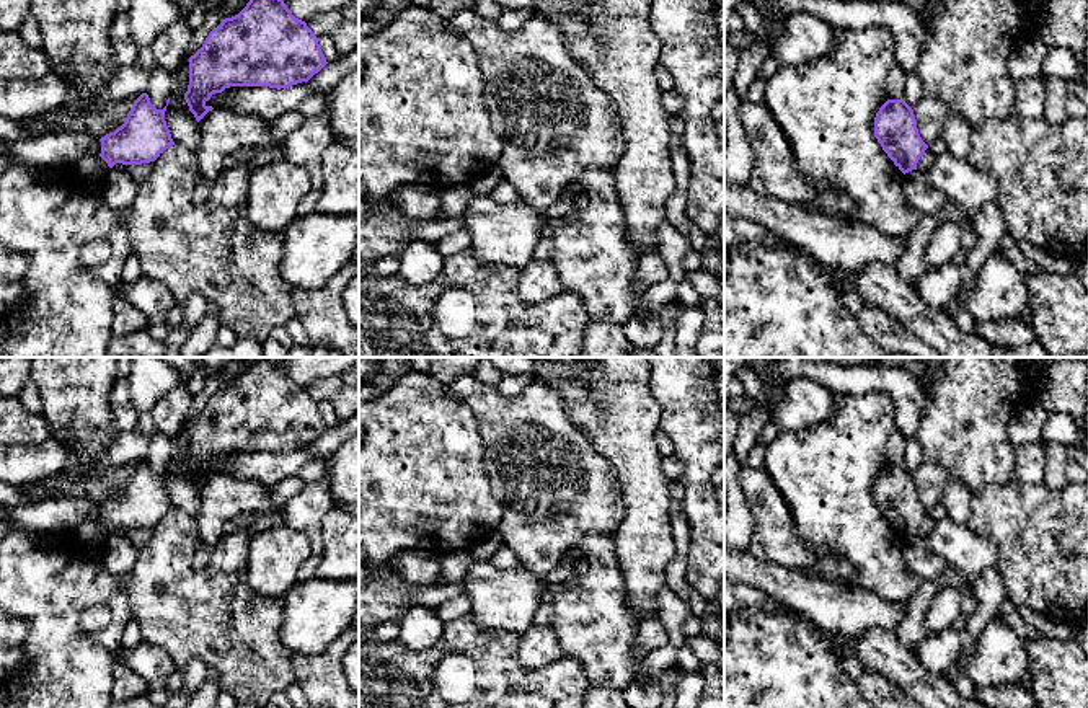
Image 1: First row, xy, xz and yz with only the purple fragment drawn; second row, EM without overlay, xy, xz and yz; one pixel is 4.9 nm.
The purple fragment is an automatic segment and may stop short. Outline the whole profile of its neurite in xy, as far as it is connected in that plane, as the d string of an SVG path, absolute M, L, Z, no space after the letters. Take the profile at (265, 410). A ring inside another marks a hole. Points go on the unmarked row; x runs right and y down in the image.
M254 359L238 380L225 383L217 393L214 393L206 403L202 413L189 423L189 450L184 458L184 465L189 476L199 488L209 476L214 475L206 470L214 458L222 458L230 452L289 454L292 450L308 447L326 429L328 427L320 414L318 403L305 387L292 380L282 364Z

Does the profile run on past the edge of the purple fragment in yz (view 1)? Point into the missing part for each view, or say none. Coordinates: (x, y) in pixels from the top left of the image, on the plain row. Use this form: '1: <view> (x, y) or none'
1: none

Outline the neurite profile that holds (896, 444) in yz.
M894 431L887 439L887 463L902 465L905 458L907 439L900 431Z

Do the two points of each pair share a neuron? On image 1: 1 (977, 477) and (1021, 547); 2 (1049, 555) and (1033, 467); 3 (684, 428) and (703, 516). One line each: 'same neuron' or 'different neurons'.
1: different neurons
2: different neurons
3: same neuron

